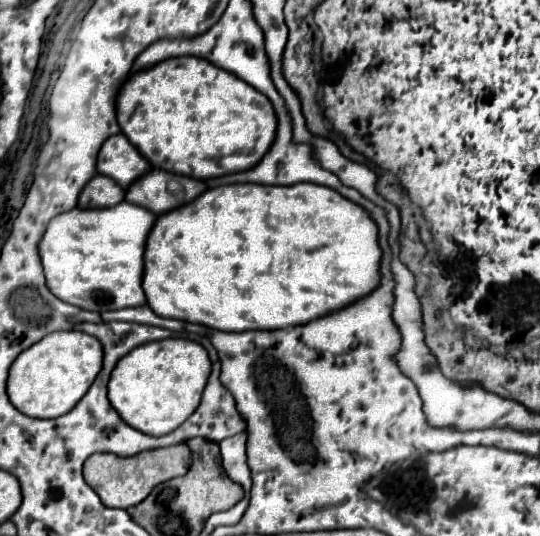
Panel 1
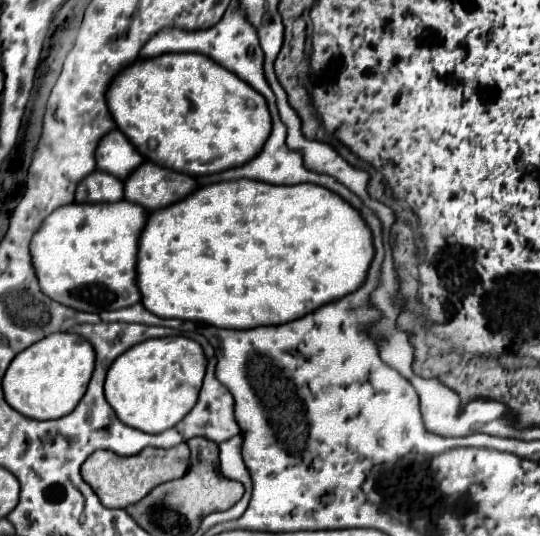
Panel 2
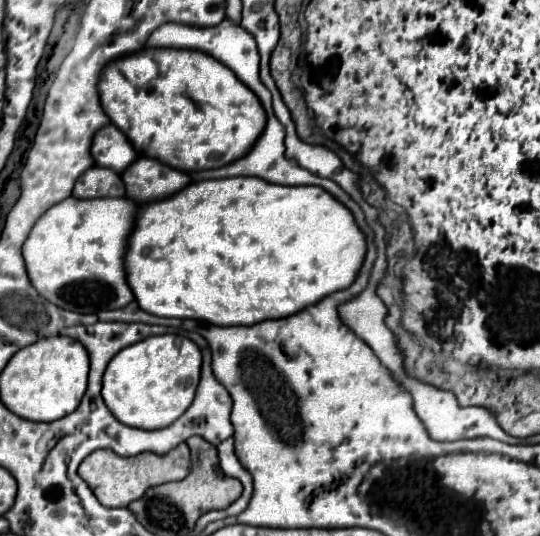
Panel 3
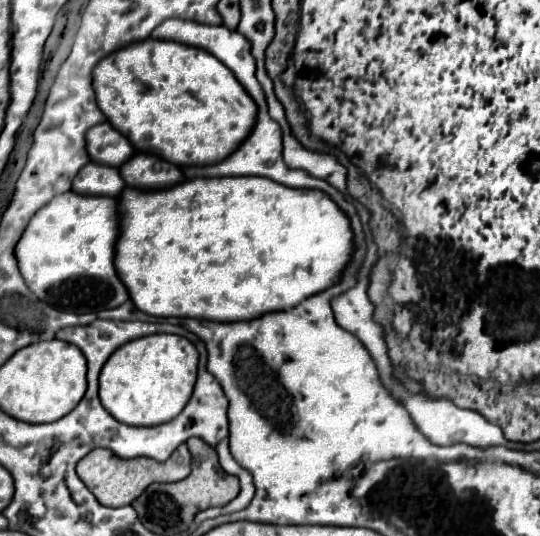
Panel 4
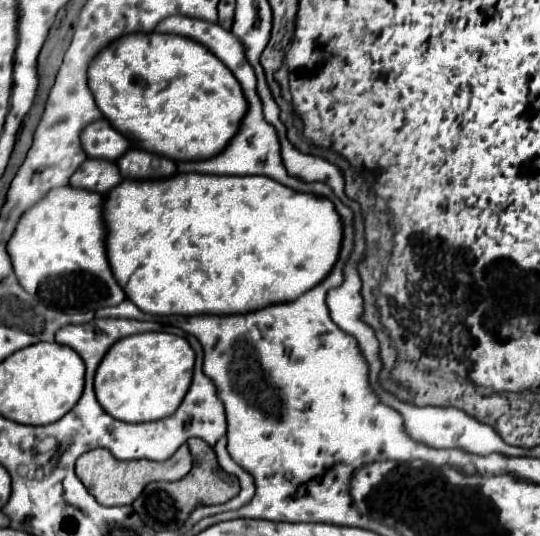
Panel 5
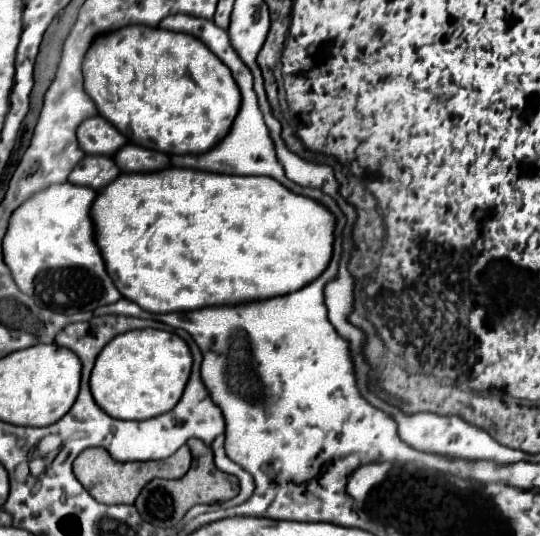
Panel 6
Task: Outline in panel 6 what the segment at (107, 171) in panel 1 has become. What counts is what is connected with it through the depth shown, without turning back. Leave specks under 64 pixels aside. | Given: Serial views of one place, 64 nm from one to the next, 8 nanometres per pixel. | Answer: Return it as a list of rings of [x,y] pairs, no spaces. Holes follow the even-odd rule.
[[[94,116],[80,124],[78,142],[86,154],[98,156],[114,156],[122,146],[128,144],[126,136],[122,136],[110,122],[100,116]]]

